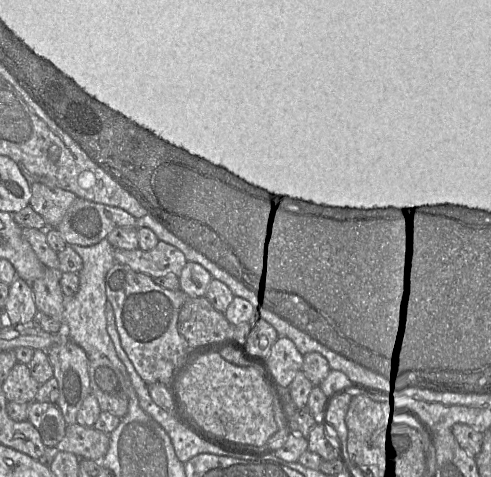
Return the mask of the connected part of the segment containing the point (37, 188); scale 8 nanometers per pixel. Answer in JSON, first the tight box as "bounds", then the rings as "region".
{"bounds":[30,183,77,228],"region":[[[33,183],[30,188],[30,206],[44,218],[48,228],[57,227],[77,198],[71,191],[49,187],[42,183]]]}

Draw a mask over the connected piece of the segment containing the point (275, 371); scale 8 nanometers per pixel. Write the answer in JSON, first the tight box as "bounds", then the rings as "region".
{"bounds":[267,338,303,393],"region":[[[280,338],[267,359],[272,382],[282,393],[285,393],[296,374],[302,369],[303,355],[291,340]]]}

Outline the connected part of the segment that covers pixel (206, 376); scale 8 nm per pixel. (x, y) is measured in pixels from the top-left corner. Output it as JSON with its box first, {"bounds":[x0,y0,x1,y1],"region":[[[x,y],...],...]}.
{"bounds":[177,353,278,447],"region":[[[211,353],[192,363],[177,383],[177,393],[184,413],[214,436],[238,447],[263,446],[278,428],[274,418],[274,399],[261,375],[251,368],[230,364]]]}

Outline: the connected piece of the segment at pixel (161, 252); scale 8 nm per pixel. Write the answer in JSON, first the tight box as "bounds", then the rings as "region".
{"bounds":[114,241,187,278],"region":[[[163,241],[148,251],[114,249],[117,263],[129,266],[136,272],[144,273],[152,278],[174,274],[180,276],[187,260],[176,247]]]}

